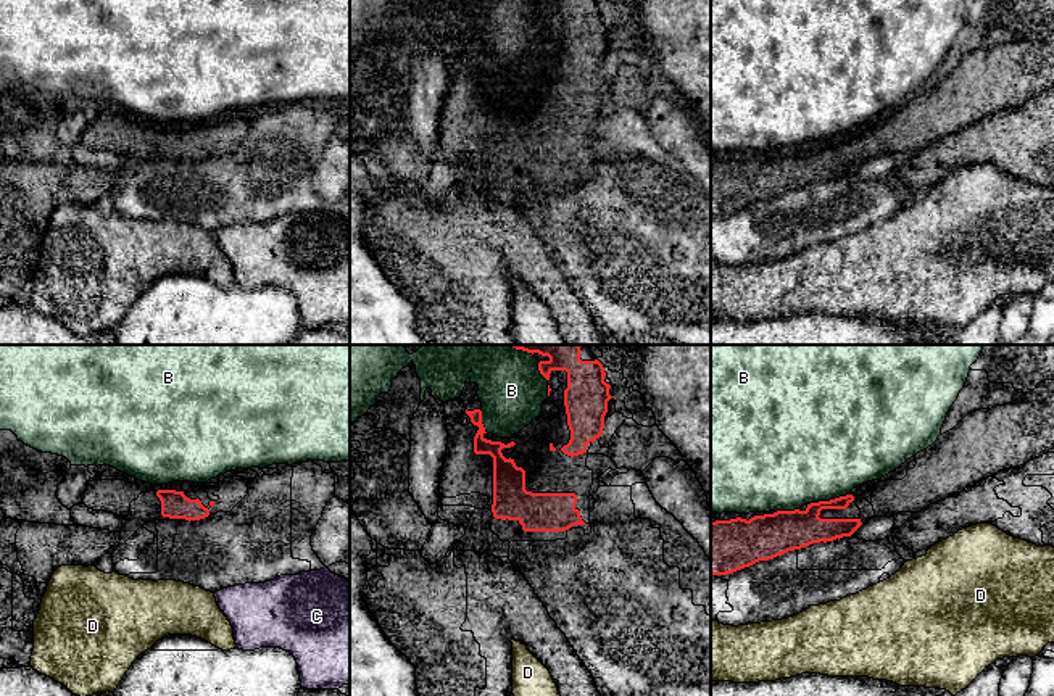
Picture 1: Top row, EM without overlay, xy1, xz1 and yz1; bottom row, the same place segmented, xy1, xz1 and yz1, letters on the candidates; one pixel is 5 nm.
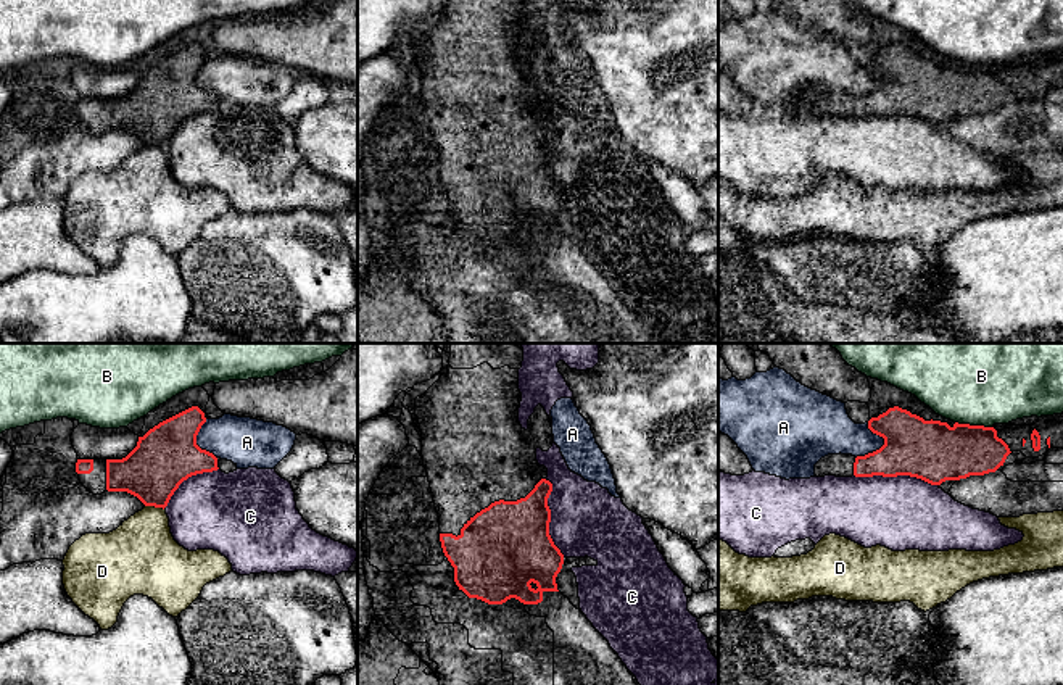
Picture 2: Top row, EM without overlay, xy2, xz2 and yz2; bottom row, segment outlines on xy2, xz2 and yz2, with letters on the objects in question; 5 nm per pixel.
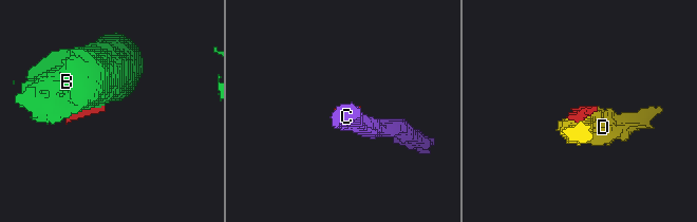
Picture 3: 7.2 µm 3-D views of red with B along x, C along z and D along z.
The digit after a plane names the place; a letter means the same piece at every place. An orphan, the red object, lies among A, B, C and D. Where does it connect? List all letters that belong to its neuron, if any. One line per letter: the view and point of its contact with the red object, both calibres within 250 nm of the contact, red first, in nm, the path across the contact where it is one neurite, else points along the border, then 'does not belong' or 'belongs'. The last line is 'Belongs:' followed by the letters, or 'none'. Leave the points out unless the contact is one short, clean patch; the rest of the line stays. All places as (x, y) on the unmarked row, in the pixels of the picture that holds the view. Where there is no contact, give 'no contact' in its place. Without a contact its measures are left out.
A: meets red in yz2 at (883, 84); 300 nm thick on the red side, 220 nm on the other; does not belong
B: meets red in yz1 at (827, 140); 200 nm thick on the red side, 480 nm on the other; does not belong
C: meets red in yz2 at (896, 115); 300 nm thick on the red side, 380 nm on the other; does not belong
D: meets red in xy2 at (155, 145); 300 nm thick on the red side, 360 nm on the other; border along xy2 (145, 144), (163, 149); does not belong
Belongs: none

